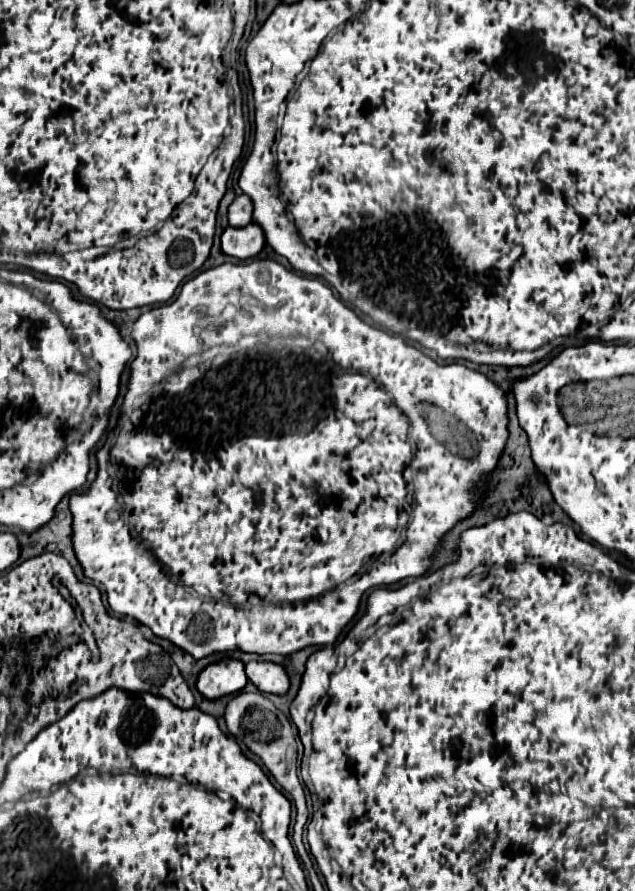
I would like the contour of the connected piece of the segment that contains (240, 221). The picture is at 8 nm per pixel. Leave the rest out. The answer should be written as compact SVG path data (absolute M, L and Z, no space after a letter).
M237 196L233 200L233 204L229 206L229 226L233 228L243 228L247 224L251 224L253 216L253 204L249 200L249 196Z

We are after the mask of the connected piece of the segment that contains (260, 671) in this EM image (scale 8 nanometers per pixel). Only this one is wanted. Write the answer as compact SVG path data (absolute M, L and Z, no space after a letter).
M249 662L245 666L249 680L257 686L259 692L283 696L289 690L289 676L287 672L273 662Z

